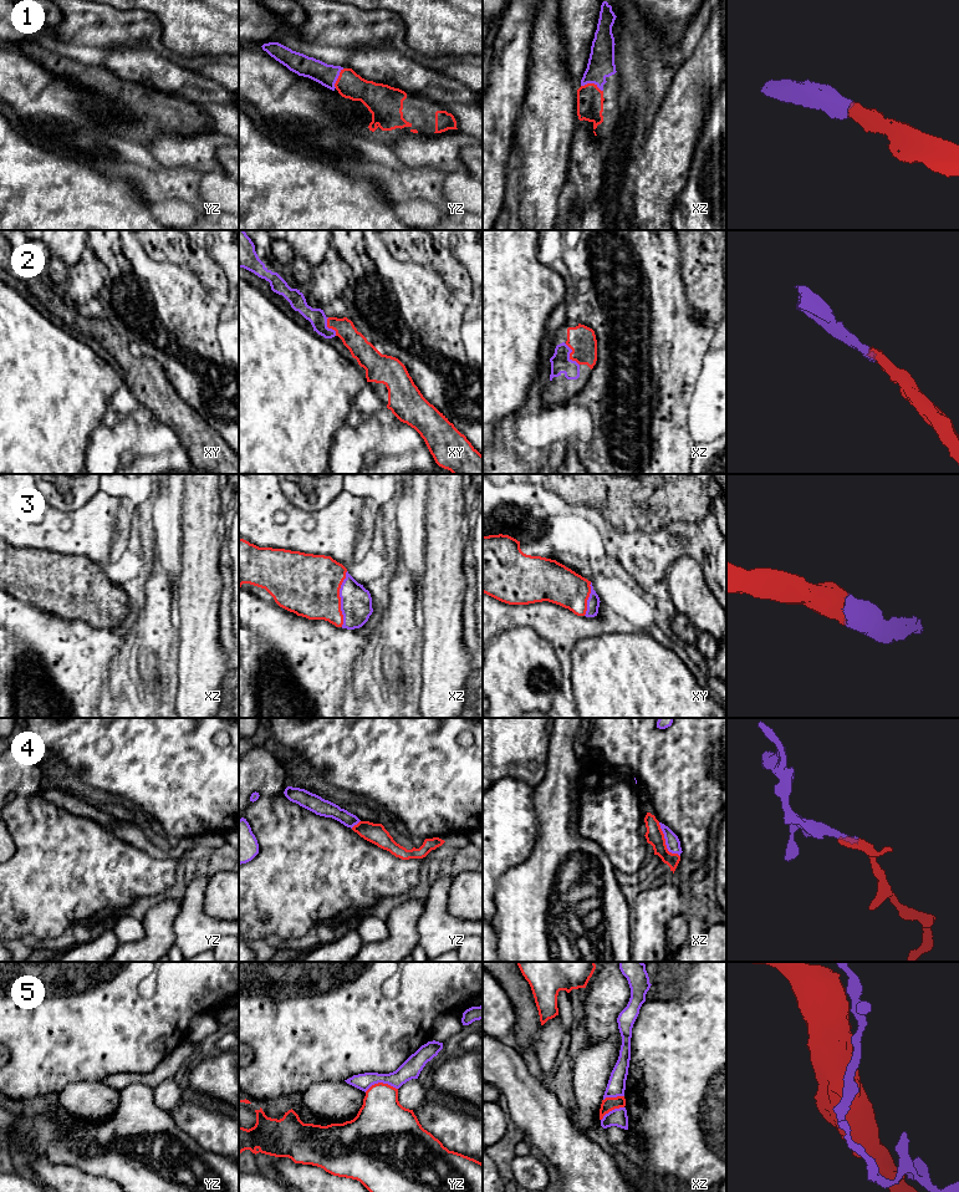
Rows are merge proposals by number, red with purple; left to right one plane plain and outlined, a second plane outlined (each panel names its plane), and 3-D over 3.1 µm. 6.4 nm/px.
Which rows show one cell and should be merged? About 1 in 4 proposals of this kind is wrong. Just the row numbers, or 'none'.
1, 2, 3, 4

